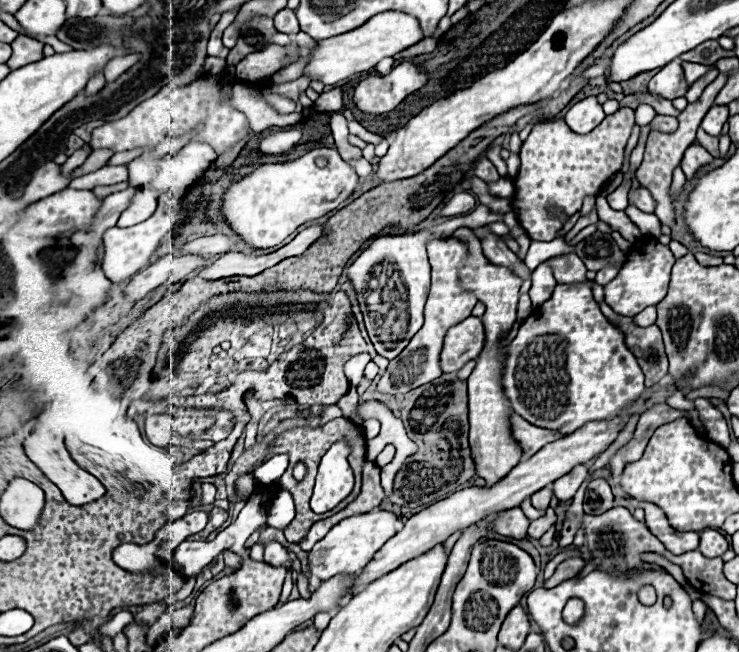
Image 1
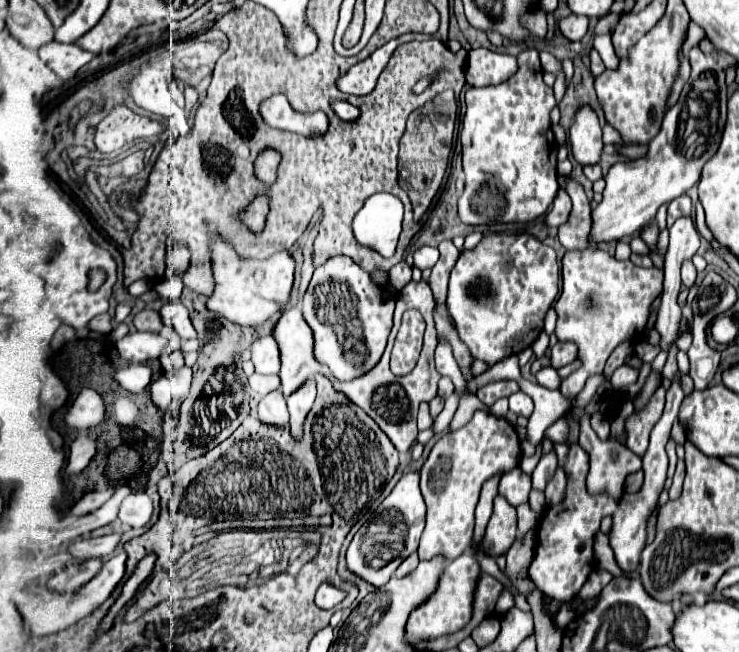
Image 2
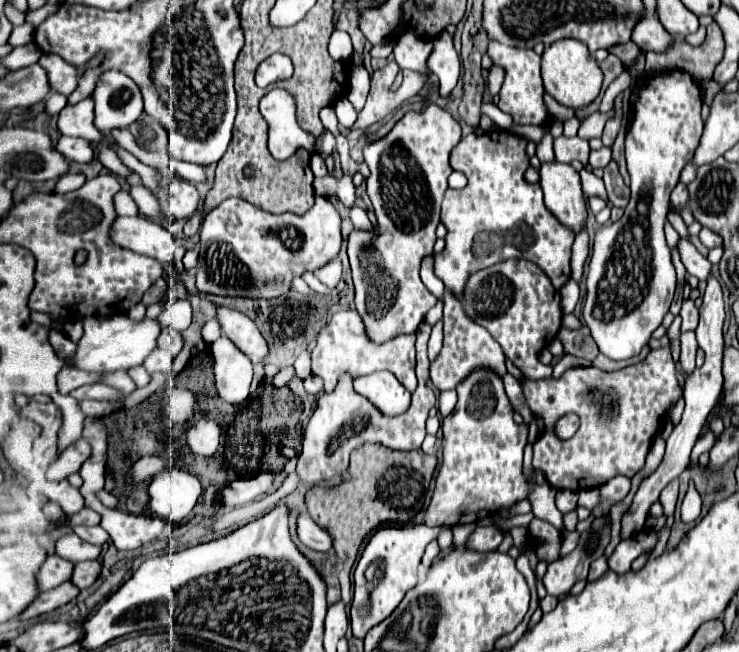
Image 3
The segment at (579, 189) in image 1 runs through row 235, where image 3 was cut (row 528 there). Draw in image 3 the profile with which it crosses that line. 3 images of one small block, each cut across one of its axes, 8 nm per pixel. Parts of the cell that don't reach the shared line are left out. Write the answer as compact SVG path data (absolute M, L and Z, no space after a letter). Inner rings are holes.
M534 517L528 526L530 542L536 542L536 558L550 564L560 558L562 534L552 524Z

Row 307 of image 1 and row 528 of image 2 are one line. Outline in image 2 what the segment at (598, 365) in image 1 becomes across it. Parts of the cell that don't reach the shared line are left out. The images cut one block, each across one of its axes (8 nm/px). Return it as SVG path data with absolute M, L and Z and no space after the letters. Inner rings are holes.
M570 444L570 454L564 470L570 474L566 498L558 506L546 508L540 528L536 532L538 546L534 562L528 568L528 574L536 582L540 592L550 596L552 600L566 604L580 592L582 584L586 582L588 574L594 568L594 550L592 550L594 536L600 528L600 518L614 514L616 500L610 500L610 496L604 494L590 496L586 492L584 478L588 472L588 454L578 444Z

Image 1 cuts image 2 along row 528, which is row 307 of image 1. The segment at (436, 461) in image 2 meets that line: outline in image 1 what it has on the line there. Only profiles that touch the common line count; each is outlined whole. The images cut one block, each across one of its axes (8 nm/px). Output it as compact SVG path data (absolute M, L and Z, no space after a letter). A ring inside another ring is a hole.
M434 238L426 244L430 266L432 266L432 286L428 292L428 300L424 306L424 326L416 332L416 336L410 340L410 344L404 348L404 352L394 358L384 372L378 390L384 394L406 394L412 388L418 388L422 384L428 384L430 380L438 378L442 374L438 352L444 342L444 334L450 326L462 322L472 314L474 304L478 302L476 296L468 290L464 290L458 284L458 268L460 262L466 258L466 244L454 240L454 238Z

